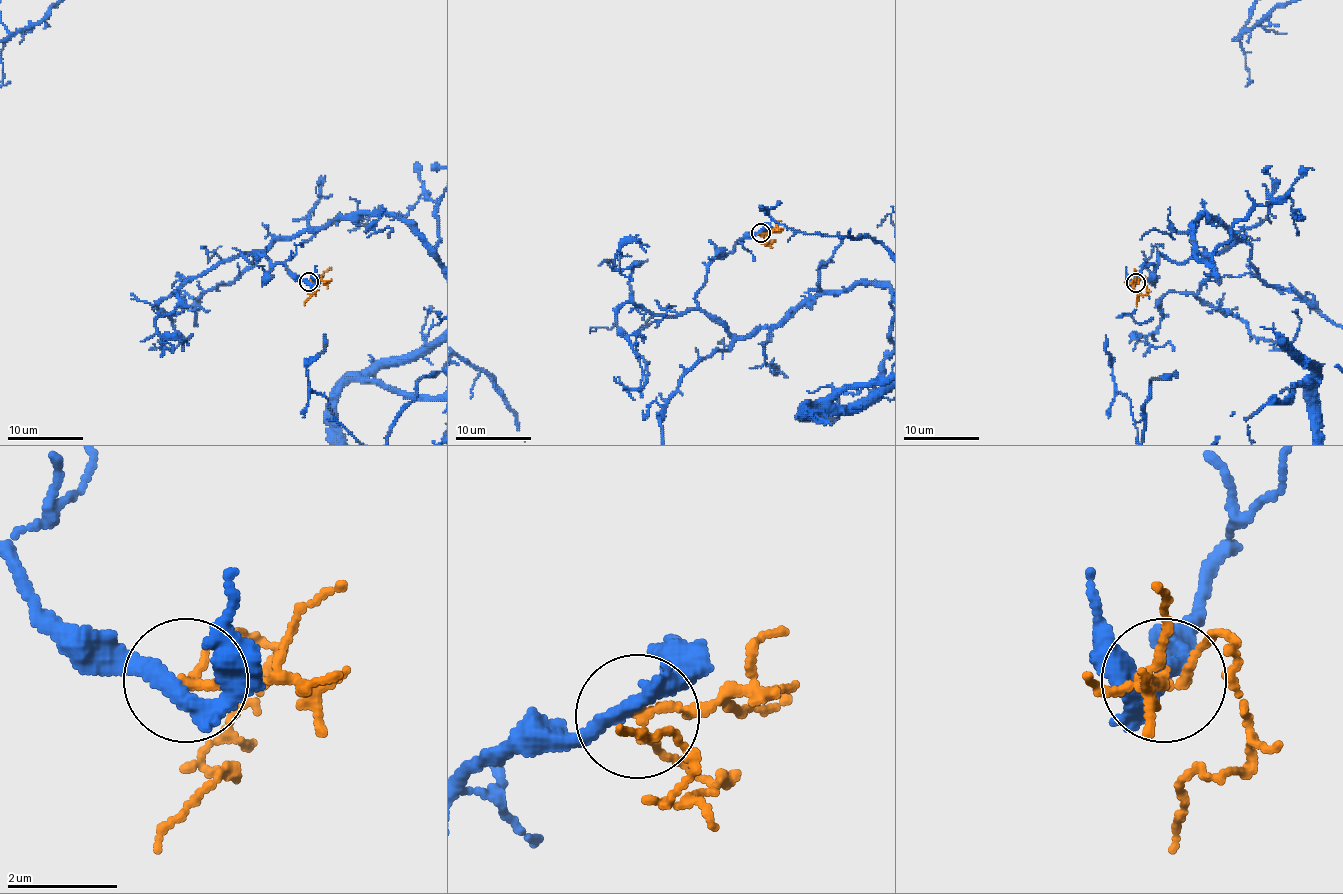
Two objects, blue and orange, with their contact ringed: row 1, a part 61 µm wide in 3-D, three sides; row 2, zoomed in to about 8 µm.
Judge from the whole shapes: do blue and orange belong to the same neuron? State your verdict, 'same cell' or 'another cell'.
another cell

